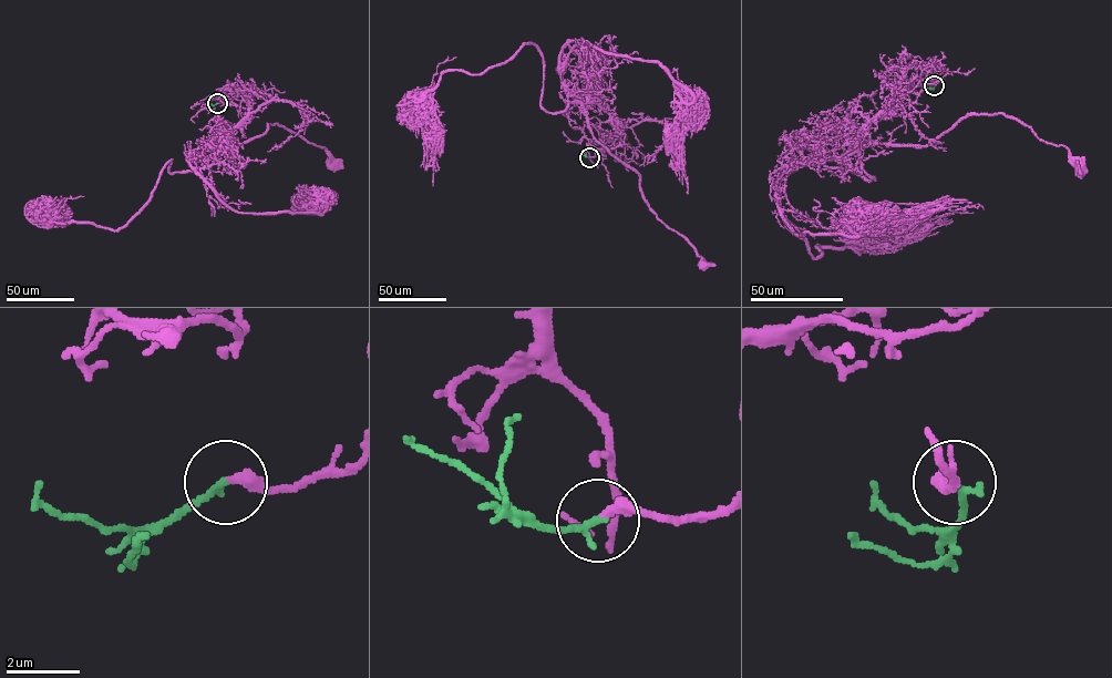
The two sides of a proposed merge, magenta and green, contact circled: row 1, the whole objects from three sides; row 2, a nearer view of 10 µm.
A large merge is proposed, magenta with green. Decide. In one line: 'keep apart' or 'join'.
join

